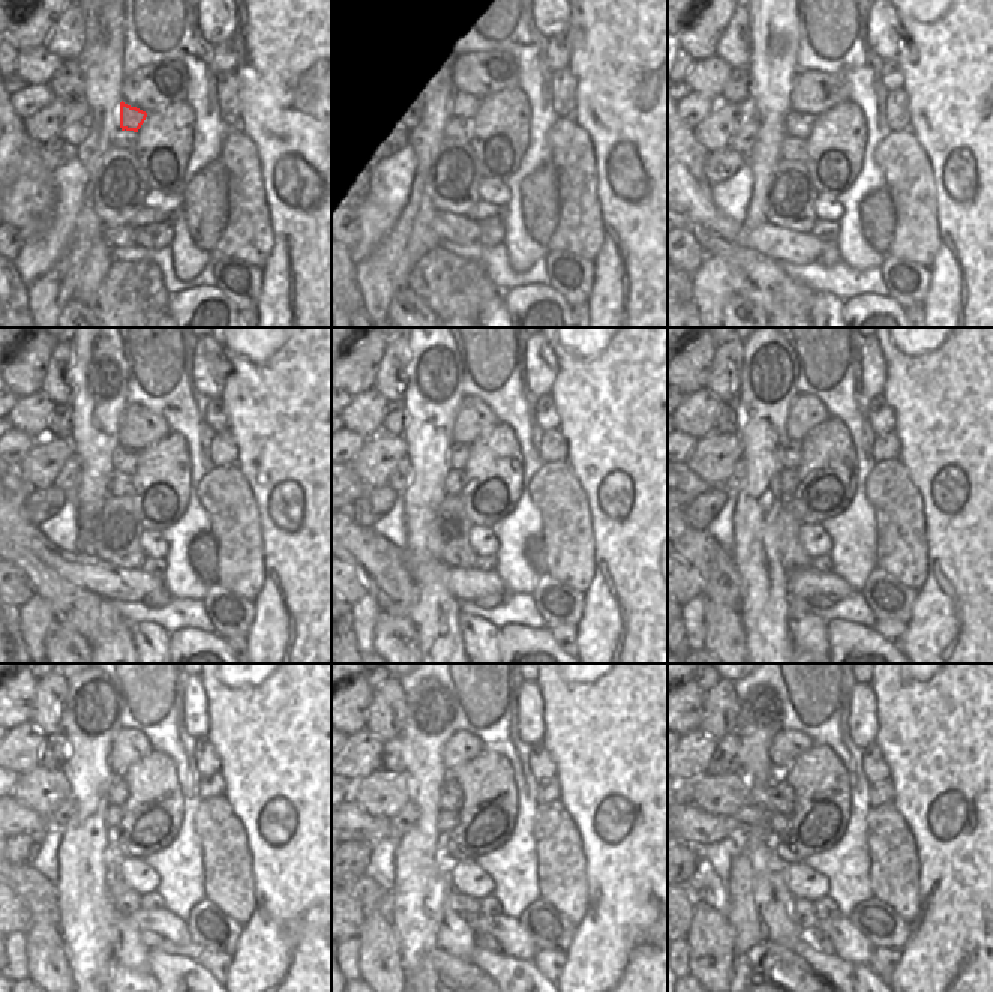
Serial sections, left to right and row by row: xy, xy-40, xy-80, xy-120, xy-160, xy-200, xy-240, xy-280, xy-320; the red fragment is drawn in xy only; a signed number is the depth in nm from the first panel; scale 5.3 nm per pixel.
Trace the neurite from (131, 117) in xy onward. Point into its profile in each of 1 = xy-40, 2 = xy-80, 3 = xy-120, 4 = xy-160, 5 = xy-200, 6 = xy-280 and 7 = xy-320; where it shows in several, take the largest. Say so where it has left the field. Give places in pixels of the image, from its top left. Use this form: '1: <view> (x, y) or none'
1: xy-40 (464, 123)
2: xy-80 (800, 125)
3: xy-120 (125, 458)
4: xy-160 (458, 455)
5: xy-200 (792, 449)
6: xy-280 (450, 797)
7: xy-320 (780, 796)

